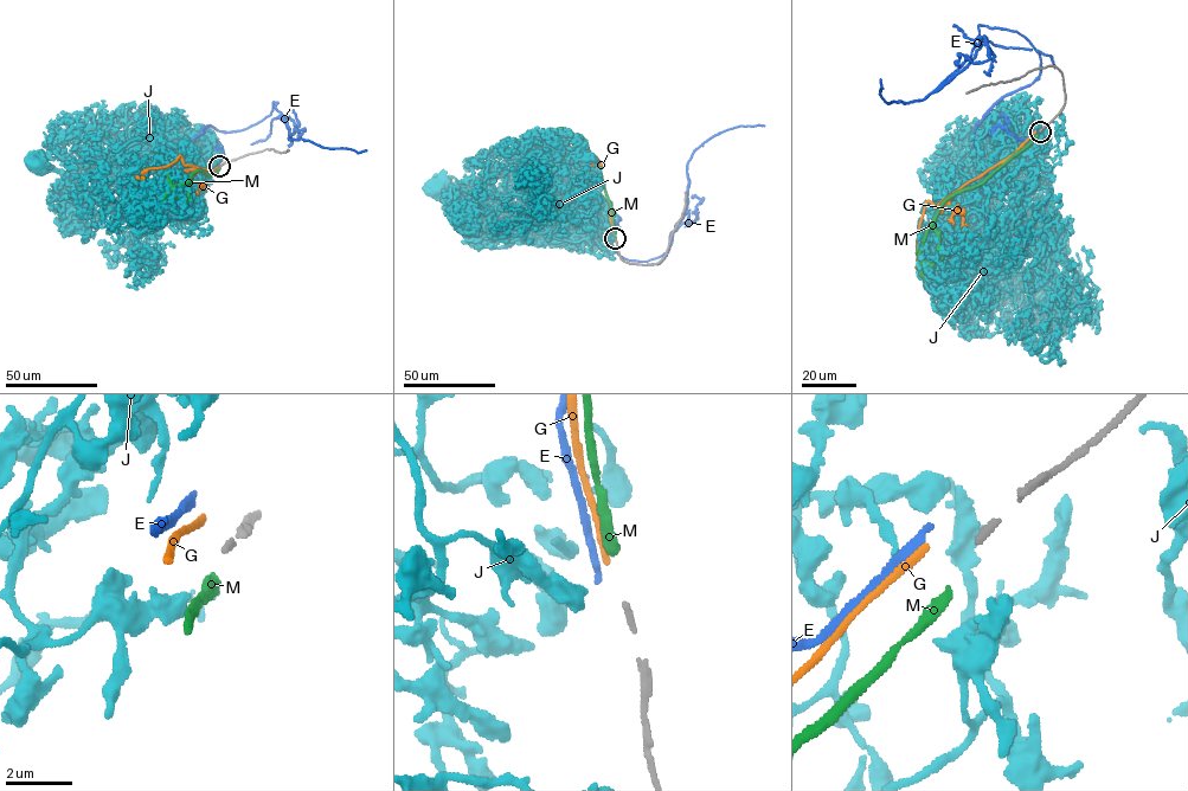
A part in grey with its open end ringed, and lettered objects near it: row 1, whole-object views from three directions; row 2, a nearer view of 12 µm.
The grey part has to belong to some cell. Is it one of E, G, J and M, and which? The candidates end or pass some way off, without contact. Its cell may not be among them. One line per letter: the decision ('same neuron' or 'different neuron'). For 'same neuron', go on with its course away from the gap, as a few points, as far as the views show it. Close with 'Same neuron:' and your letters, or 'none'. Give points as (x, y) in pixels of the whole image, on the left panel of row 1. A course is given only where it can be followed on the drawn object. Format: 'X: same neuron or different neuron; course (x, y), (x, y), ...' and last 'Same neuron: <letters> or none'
E: different neuron
G: different neuron
J: different neuron
M: different neuron
Same neuron: none

